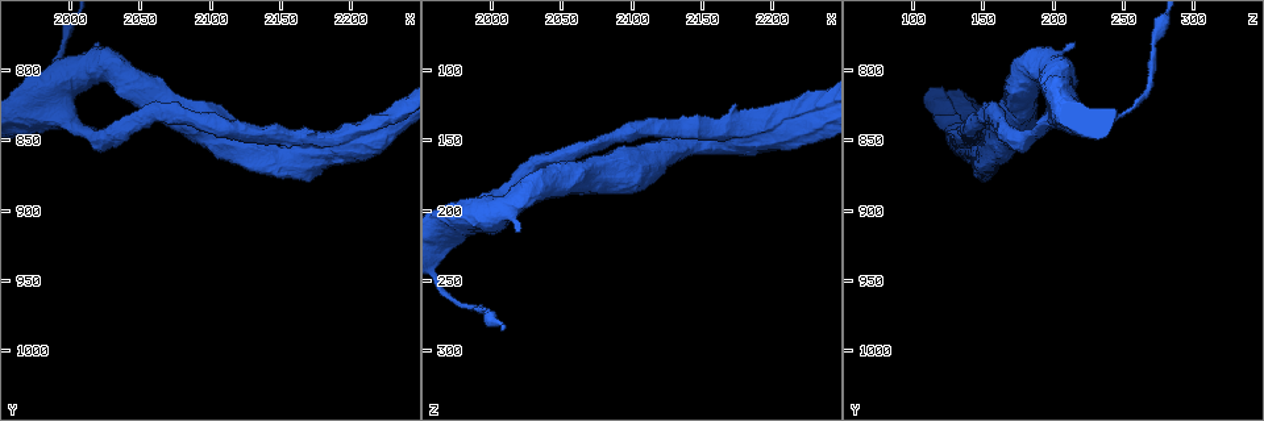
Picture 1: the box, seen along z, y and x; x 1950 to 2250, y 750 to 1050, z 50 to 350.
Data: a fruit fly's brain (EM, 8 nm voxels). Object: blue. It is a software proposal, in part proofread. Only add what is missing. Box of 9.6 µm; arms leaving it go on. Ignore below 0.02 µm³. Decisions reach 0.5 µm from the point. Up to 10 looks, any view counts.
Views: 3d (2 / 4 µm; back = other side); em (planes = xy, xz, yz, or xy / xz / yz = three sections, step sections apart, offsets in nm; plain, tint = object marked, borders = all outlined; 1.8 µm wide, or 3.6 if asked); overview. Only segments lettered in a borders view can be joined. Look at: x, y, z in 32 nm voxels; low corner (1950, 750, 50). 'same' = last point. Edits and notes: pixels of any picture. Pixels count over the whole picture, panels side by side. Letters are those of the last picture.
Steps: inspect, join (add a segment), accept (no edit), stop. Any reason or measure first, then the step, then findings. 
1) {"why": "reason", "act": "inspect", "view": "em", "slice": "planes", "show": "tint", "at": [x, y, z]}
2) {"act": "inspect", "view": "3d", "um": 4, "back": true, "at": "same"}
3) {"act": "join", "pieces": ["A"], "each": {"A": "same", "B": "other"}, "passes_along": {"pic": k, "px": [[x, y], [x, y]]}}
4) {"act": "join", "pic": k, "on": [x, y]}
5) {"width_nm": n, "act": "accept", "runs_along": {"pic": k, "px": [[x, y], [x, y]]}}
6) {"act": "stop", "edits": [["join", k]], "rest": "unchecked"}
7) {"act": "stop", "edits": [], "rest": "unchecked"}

{"why": "stops while still wide", "act": "inspect", "view": "em", "slice": "planes", "show": "borders", "at": [2020, 782, 216]}

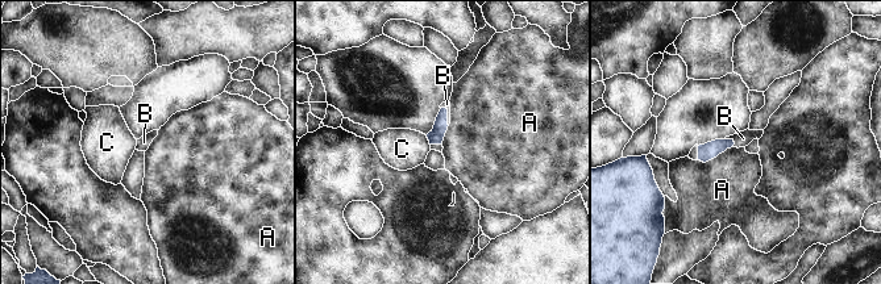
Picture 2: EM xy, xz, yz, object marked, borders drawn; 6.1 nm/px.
{"act": "join", "pieces": ["B"], "each": {"A": "other", "B": "same", "C": "other"}, "passes_along": {"pic": 2, "px": [[710, 150], [731, 140], [743, 138]]}, "found": "it goes on there"}

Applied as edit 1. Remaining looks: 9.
{"why": "touches itself", "act": "inspect", "view": "3d", "um": 2, "at": [2028, 848, 166]}

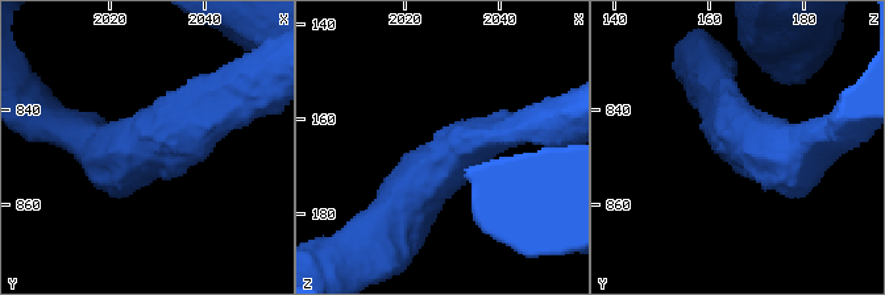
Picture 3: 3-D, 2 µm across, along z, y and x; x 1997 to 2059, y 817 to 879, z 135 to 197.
{"act": "inspect", "view": "em", "um": 3.6, "slice": "xy", "step": 16, "show": "tint", "at": [2027, 847, 166]}

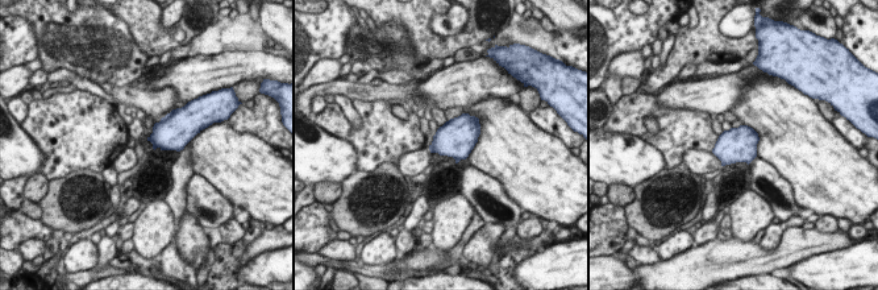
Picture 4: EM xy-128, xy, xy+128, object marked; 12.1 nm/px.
{"why": "another direction", "act": "inspect", "view": "em", "um": 3.6, "slice": "planes", "show": "borders", "at": "same"}

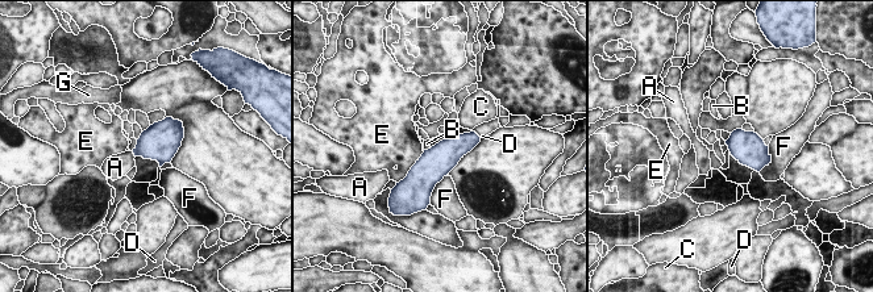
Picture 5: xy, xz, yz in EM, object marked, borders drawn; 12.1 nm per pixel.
{"act": "accept", "each": {"A": "other", "B": "other", "C": "other", "D": "other", "E": "other", "F": "other", "G": "other"}, "border": {"pic": 5, "px": [[137, 140], [132, 150]]}, "found": "none of them fits"}

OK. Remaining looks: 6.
{"why": "branch stops here", "act": "inspect", "view": "3d", "um": 2, "back": true, "at": [2176, 846, 126]}

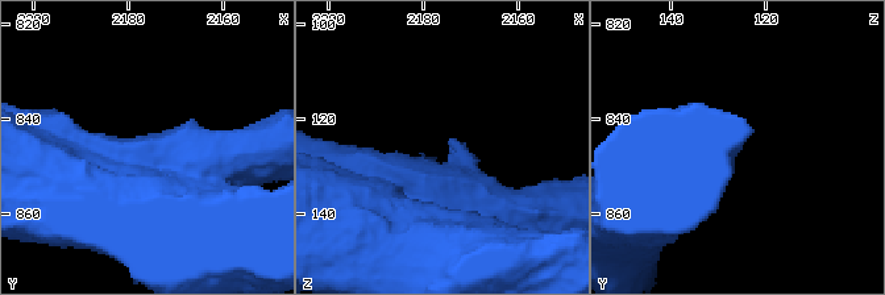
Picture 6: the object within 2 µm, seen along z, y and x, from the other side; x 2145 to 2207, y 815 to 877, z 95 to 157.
{"act": "inspect", "view": "em", "slice": "xy", "step": 4, "show": "tint", "at": "same"}

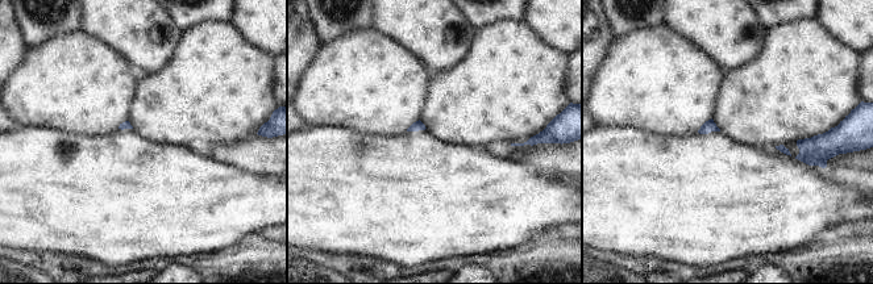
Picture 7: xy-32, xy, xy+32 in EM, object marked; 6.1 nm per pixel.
{"act": "inspect", "view": "em", "slice": "planes", "show": "borders", "at": "same"}

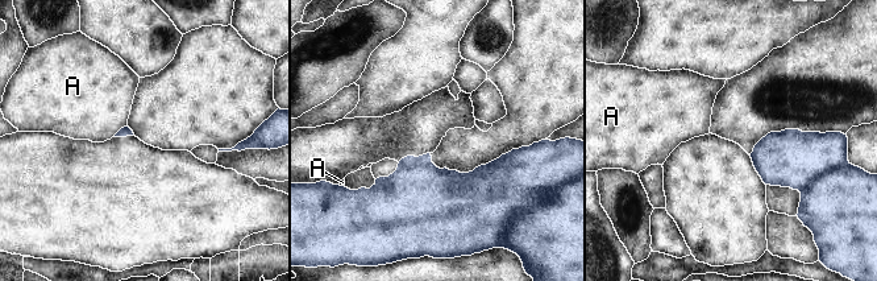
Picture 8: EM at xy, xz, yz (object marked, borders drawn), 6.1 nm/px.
{"act": "accept", "each": {"A": "other"}, "border": {"pic": 8, "px": [[127, 124], [113, 136]]}, "found": "none of them fits"}

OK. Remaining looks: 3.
{"why": "sharp bend", "act": "inspect", "view": "3d", "um": 4, "at": [2122, 854, 160]}

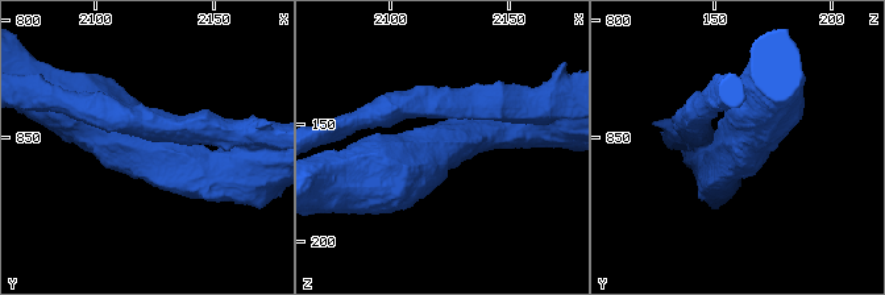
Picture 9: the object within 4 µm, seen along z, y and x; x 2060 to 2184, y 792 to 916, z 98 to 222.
{"act": "inspect", "view": "em", "um": 3.6, "slice": "xy", "step": 16, "show": "tint", "at": [2122, 854, 159]}

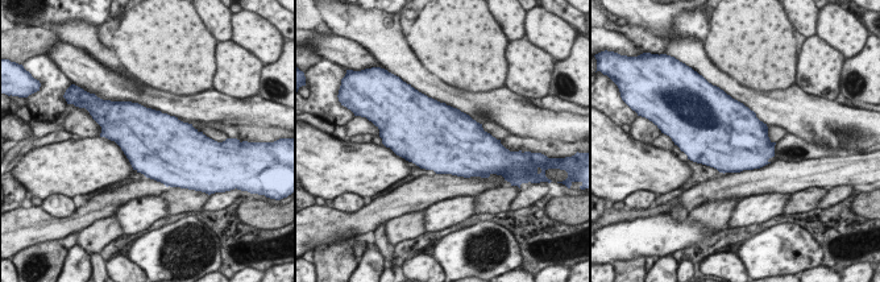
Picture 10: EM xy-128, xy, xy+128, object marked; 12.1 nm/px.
{"act": "inspect", "view": "em", "um": 3.6, "slice": "planes", "show": "borders", "at": "same"}

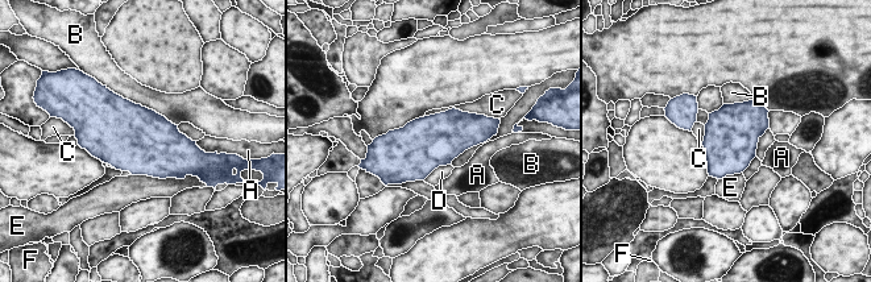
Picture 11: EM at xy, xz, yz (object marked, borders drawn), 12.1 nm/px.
{"width_nm": 650, "act": "accept", "each": {"A": "other", "B": "other", "C": "other", "D": "other", "E": "other", "F": "other"}, "border": {"pic": 11, "px": [[469, 112], [448, 108], [423, 117]]}, "found": "none of them fits"}

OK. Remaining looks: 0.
{"act": "stop", "edits": [["join", 2]], "rest": "unchecked"}

